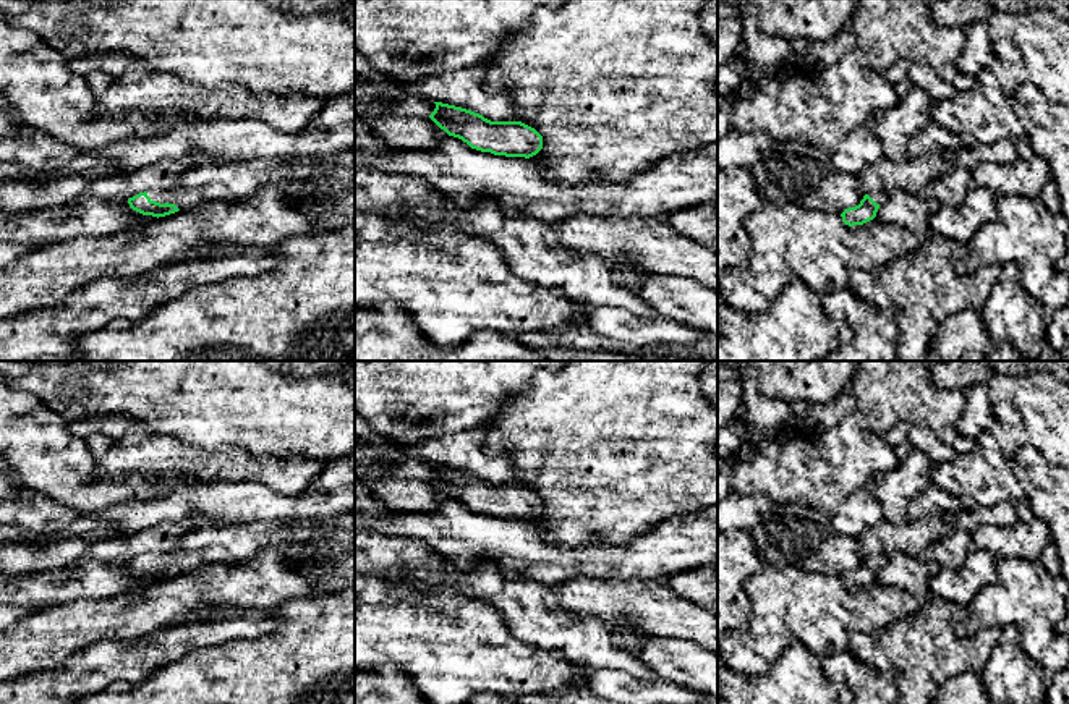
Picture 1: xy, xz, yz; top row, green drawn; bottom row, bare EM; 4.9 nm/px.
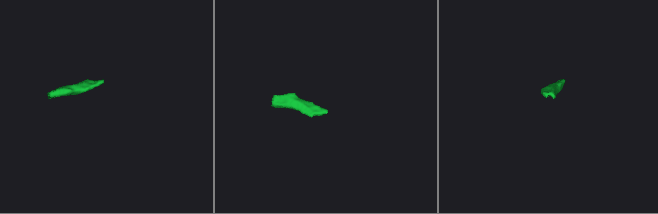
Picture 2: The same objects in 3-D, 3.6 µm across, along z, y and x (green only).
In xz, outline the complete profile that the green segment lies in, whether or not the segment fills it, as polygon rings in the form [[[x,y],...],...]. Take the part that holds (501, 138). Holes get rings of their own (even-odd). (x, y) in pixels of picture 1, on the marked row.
[[[434,102],[429,118],[449,136],[471,149],[505,157],[530,159],[543,149],[543,136],[522,121],[491,121],[471,110]]]

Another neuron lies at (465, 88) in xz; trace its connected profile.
[[[486,57],[476,63],[471,63],[470,66],[458,68],[455,71],[445,71],[441,74],[432,74],[429,78],[423,78],[416,81],[397,81],[392,78],[381,76],[379,83],[387,79],[407,94],[415,94],[424,100],[462,107],[475,113],[479,113],[491,121],[518,121],[518,115],[510,95],[507,92],[489,92],[486,89],[484,78],[489,68],[491,68],[491,61]]]

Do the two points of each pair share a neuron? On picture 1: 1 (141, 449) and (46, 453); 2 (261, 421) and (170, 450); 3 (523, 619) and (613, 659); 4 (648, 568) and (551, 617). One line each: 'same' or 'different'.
1: different
2: different
3: same
4: different

